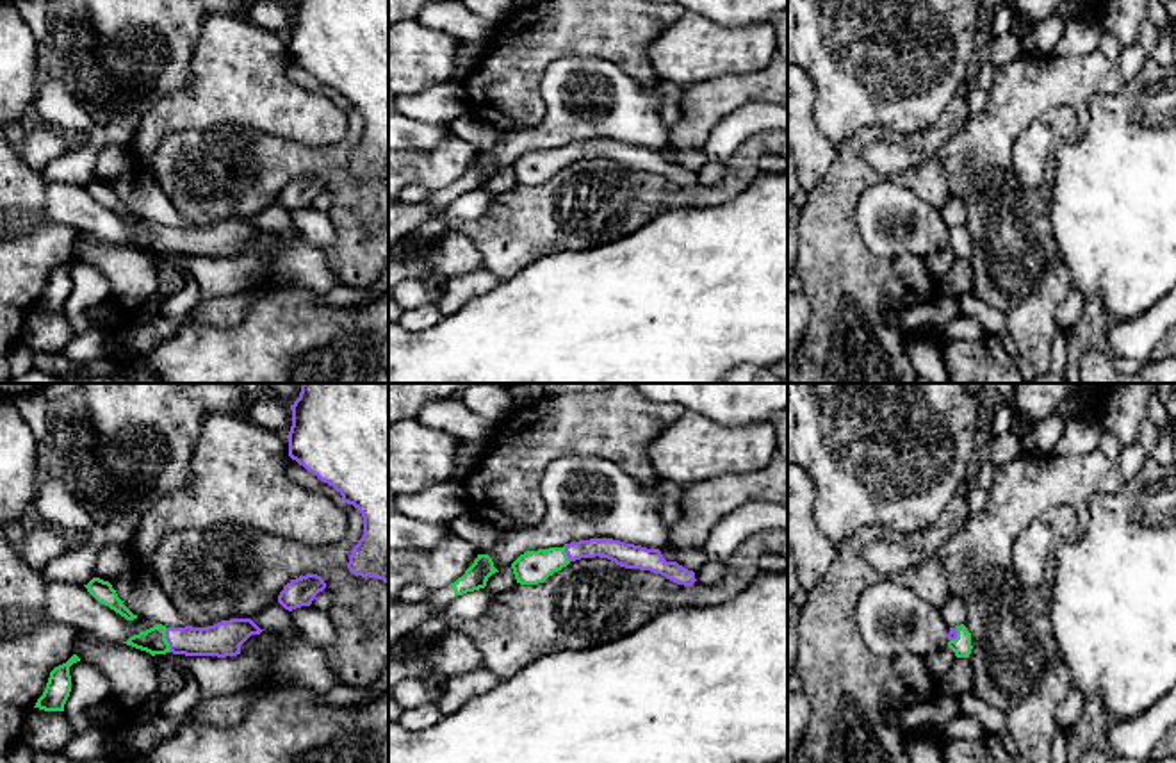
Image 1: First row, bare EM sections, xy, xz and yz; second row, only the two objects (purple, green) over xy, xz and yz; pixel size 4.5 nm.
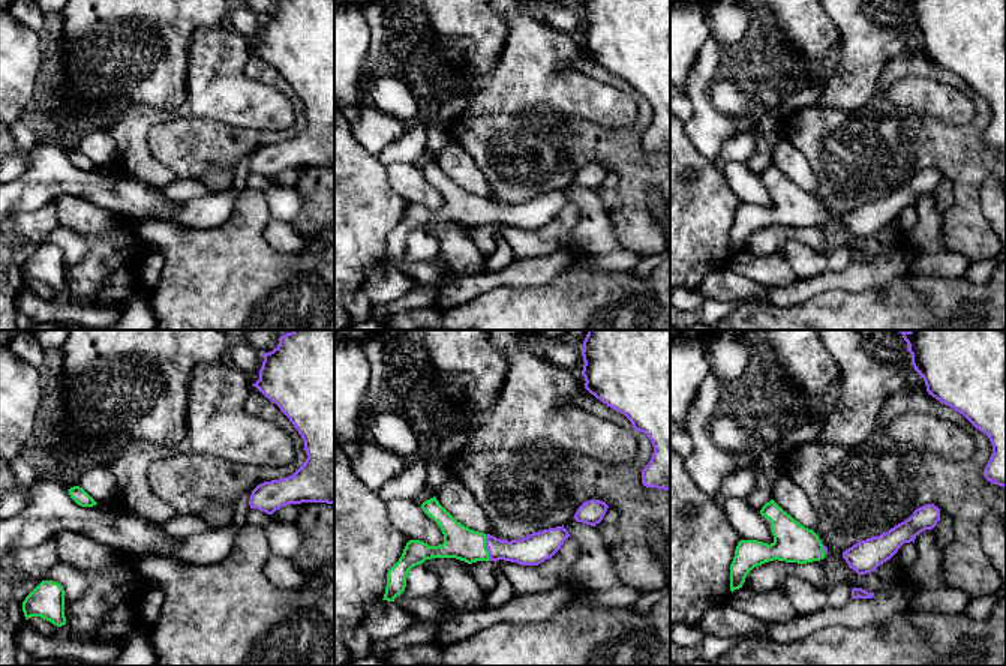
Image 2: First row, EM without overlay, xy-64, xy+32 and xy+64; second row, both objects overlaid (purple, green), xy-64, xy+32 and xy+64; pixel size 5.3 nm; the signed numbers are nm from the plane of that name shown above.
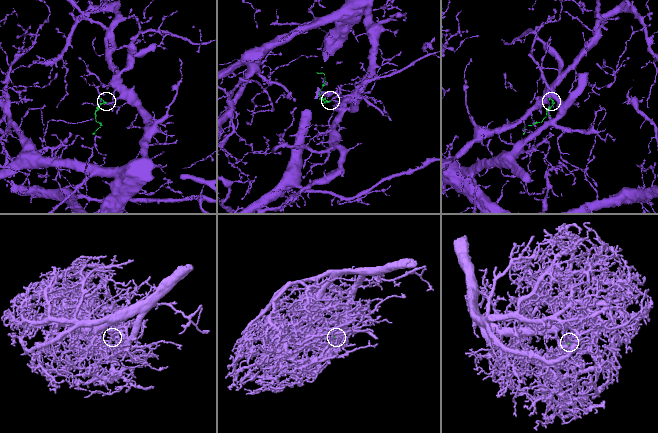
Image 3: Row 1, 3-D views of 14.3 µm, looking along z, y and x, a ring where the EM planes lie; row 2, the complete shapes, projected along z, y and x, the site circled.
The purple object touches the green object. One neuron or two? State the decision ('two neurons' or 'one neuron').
one neuron

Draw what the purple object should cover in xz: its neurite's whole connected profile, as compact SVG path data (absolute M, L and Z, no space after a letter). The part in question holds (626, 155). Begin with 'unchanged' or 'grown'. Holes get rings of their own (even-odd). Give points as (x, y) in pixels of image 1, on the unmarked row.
grown; M590 139L570 143L563 148L527 152L511 164L511 169L517 184L538 185L567 168L570 162L595 157L608 159L625 169L661 175L666 180L684 187L691 187L697 182L693 171L684 169L677 162L666 162L659 150L647 150L613 139Z

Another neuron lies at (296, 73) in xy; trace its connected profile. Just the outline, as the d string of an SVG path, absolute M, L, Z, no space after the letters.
M289 59L285 64L285 77L301 86L306 91L315 91L331 102L344 103L340 93L337 93L333 87L328 84L321 82L317 77L308 73L303 66L299 66L296 61Z

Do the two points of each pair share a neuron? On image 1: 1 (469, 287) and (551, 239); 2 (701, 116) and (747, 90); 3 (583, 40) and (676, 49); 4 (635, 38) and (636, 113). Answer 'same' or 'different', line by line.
1: different
2: same
3: different
4: different

